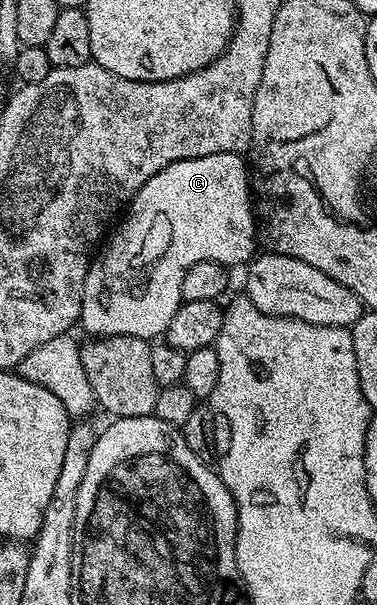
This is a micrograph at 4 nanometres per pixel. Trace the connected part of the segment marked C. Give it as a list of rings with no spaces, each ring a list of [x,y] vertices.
[[[235,151],[175,161],[167,165],[167,169],[155,173],[155,177],[139,189],[116,227],[117,232],[108,236],[99,254],[89,264],[89,272],[83,281],[79,327],[89,337],[126,335],[156,340],[164,336],[171,317],[175,317],[181,308],[183,277],[187,277],[187,269],[191,269],[191,265],[199,265],[199,261],[244,264],[254,258],[257,225],[255,204],[251,198],[250,168]]]

